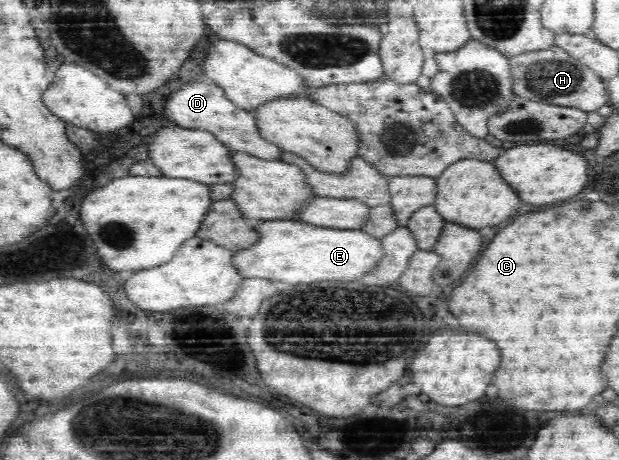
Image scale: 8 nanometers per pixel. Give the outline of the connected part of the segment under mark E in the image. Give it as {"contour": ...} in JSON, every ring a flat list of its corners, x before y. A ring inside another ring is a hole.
{"contour":[[259,219,251,222,254,241,229,253,229,264,242,278,265,278,299,285,325,278,361,277,379,257,377,238,359,229,337,229,303,224,295,219]]}

